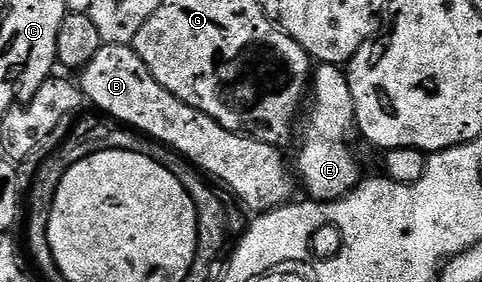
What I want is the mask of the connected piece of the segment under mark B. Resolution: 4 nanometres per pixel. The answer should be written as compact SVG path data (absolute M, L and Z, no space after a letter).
M110 43L100 47L98 53L94 53L94 61L90 61L79 72L78 86L84 92L85 100L89 104L93 103L98 110L105 111L112 118L109 120L149 139L155 139L165 147L172 148L173 151L184 156L193 167L203 172L205 176L211 177L213 180L221 179L252 210L252 213L263 213L272 211L275 207L283 207L293 198L294 171L289 160L288 163L284 160L284 155L280 152L283 150L279 146L263 143L253 139L250 135L240 135L237 131L228 131L221 123L215 123L205 111L194 109L178 97L174 97L174 93L165 89L153 77L150 69L146 69L146 65L131 46L123 43Z

